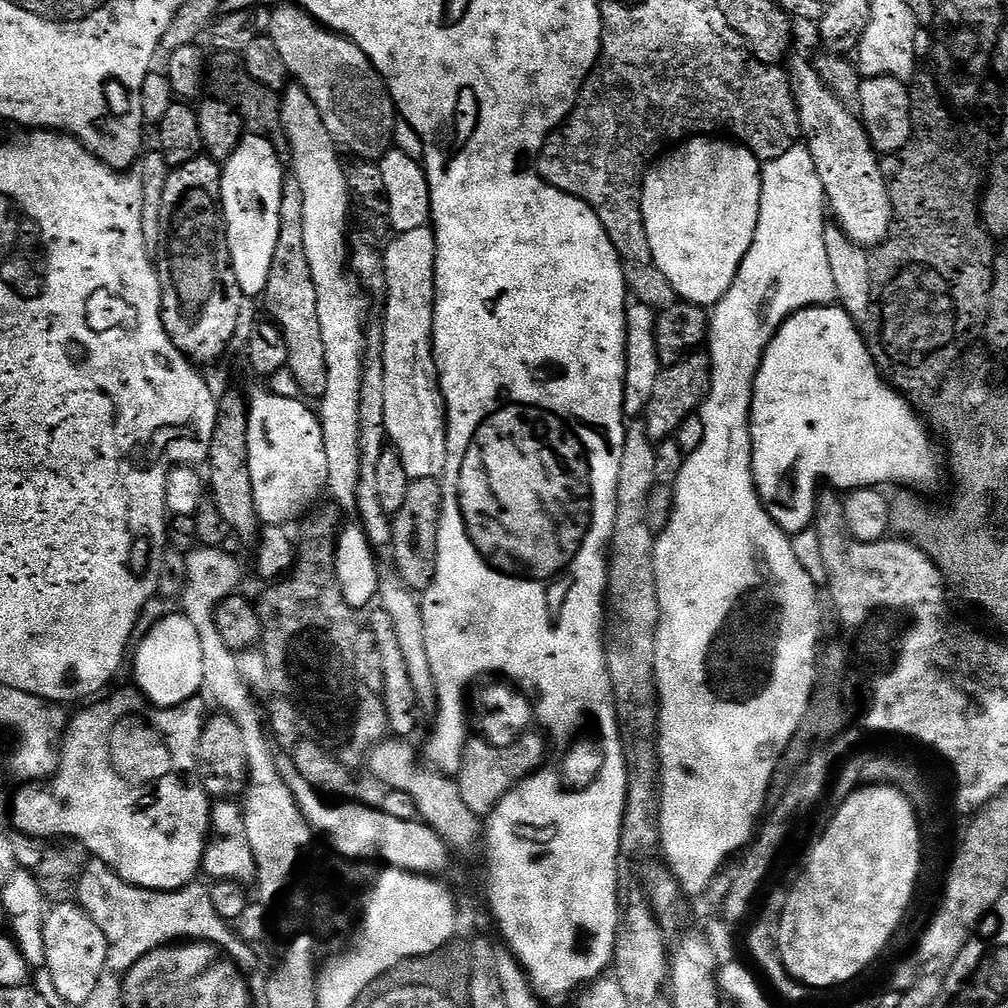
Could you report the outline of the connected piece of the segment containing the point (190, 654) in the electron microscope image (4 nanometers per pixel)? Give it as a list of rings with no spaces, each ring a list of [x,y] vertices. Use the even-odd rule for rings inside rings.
[[[177,614],[158,621],[145,634],[144,641],[138,644],[134,648],[137,684],[135,687],[151,703],[153,700],[156,708],[178,708],[187,700],[193,699],[197,695],[196,691],[204,688],[202,642],[198,638],[198,630],[194,630],[187,616]]]

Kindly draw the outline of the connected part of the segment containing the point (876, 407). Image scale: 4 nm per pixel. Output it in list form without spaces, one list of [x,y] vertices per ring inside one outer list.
[[[813,306],[810,308],[803,308],[801,312],[796,312],[794,315],[788,317],[788,320],[776,332],[776,337],[770,342],[770,346],[764,351],[764,357],[760,363],[760,369],[756,375],[756,385],[752,391],[752,475],[756,477],[756,490],[760,494],[760,499],[767,505],[769,514],[772,516],[772,521],[778,525],[782,531],[789,534],[803,532],[805,528],[813,523],[816,514],[816,498],[818,489],[821,487],[820,480],[832,480],[831,487],[836,490],[855,490],[858,488],[870,488],[873,486],[884,486],[880,484],[896,484],[892,486],[903,486],[908,490],[925,490],[924,488],[932,488],[940,480],[940,456],[936,453],[936,444],[932,441],[932,436],[928,433],[928,428],[922,421],[916,417],[916,412],[912,409],[913,401],[909,399],[905,393],[897,390],[885,377],[882,375],[882,369],[875,360],[872,359],[870,351],[870,344],[864,341],[865,333],[856,327],[855,321],[852,320],[850,314],[845,308],[839,306]]]

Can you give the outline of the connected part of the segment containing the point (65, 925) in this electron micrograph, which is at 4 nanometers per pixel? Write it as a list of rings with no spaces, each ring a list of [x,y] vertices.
[[[79,903],[57,904],[47,909],[44,917],[44,941],[46,942],[46,962],[56,987],[55,995],[68,1004],[83,1006],[94,994],[108,961],[106,934],[80,907]]]

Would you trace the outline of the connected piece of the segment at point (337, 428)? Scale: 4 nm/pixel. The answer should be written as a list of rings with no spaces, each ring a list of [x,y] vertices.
[[[299,84],[289,85],[283,91],[280,118],[284,126],[285,139],[292,150],[291,167],[302,182],[304,191],[303,241],[306,246],[306,258],[312,267],[314,286],[318,290],[318,320],[322,322],[322,342],[326,346],[326,390],[318,400],[318,415],[322,426],[322,442],[326,446],[327,491],[330,496],[332,492],[333,498],[337,500],[335,503],[341,509],[352,510],[356,508],[356,491],[360,485],[360,399],[366,363],[364,327],[368,324],[368,300],[360,293],[361,281],[350,271],[348,215],[352,212],[354,193],[348,186],[346,164],[345,161],[340,161],[341,153],[336,141],[326,129],[318,106]]]

